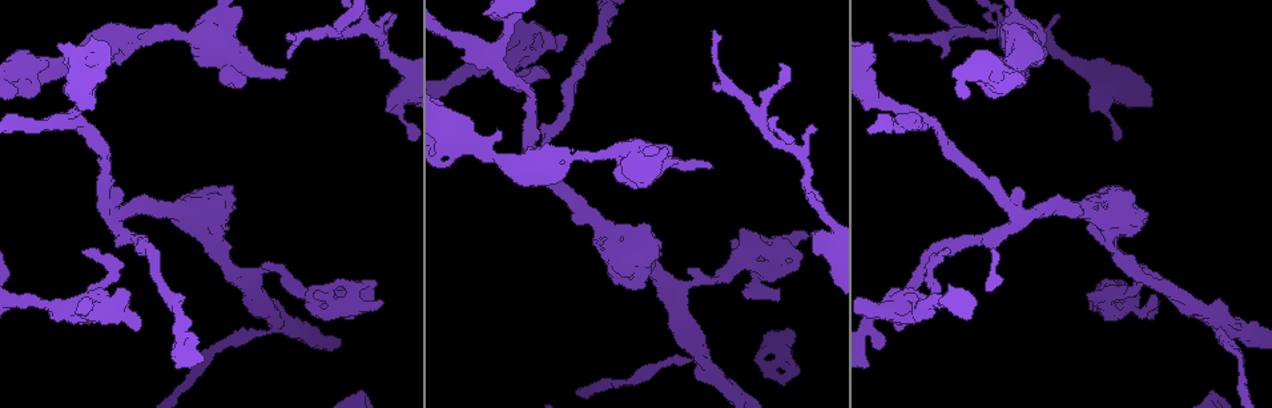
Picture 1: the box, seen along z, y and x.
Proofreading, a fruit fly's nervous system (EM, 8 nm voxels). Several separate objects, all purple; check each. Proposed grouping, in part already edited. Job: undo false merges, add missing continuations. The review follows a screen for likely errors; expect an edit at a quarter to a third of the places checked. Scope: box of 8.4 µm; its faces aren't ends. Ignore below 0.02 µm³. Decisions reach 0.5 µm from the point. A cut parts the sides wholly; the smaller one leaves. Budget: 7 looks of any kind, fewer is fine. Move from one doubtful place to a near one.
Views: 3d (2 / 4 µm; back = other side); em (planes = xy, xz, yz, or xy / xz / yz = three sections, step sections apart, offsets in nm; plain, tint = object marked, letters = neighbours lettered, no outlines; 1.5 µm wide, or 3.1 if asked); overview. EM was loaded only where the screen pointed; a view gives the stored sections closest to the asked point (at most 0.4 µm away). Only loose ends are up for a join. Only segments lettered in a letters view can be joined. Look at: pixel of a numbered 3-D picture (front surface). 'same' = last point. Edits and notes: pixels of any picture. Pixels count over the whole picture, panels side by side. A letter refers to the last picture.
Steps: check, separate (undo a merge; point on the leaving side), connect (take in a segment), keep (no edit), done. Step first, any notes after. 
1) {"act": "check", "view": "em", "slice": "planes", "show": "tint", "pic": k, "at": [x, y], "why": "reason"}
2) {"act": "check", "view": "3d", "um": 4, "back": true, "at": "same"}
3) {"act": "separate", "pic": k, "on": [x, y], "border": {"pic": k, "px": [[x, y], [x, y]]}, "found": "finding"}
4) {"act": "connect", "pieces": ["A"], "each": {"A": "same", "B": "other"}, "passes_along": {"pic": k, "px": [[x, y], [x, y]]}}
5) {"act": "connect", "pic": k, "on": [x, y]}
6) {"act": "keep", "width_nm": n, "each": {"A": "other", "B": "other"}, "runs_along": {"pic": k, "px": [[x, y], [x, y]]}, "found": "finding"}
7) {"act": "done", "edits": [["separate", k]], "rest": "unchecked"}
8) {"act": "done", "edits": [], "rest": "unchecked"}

{"act": "check", "view": "em", "slice": "xy", "step": 8, "show": "plain", "pic": 1, "at": [713, 83], "why": "thin end"}

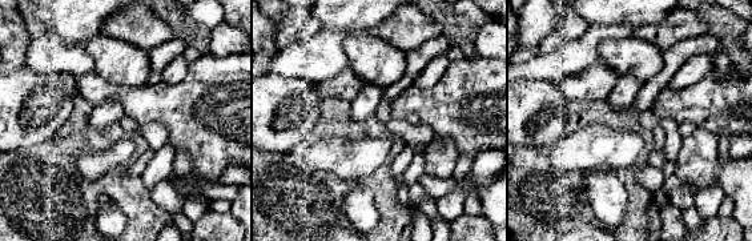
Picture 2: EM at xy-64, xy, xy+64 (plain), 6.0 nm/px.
{"act": "check", "view": "em", "slice": "xy", "step": 8, "show": "letters", "at": "same"}

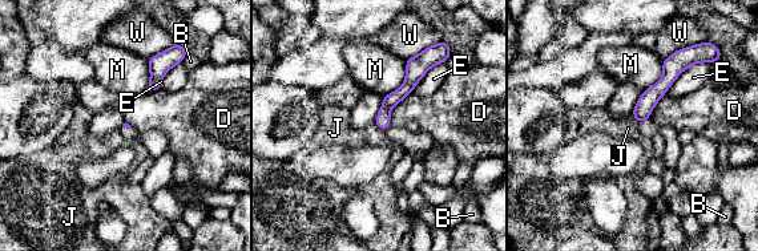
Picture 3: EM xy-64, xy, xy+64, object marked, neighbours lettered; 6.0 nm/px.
{"act": "keep", "each": {"B": "other", "D": "other", "E": "other", "J": "other", "M": "other", "W": "other"}, "border": {"pic": 3, "px": [[412, 90], [391, 109], [390, 124]]}, "found": "no lettered segment goes on from it"}

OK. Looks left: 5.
{"act": "check", "view": "em", "slice": "xy", "step": 8, "show": "letters", "pic": 1, "at": [1032, 66], "why": "branch stops here"}

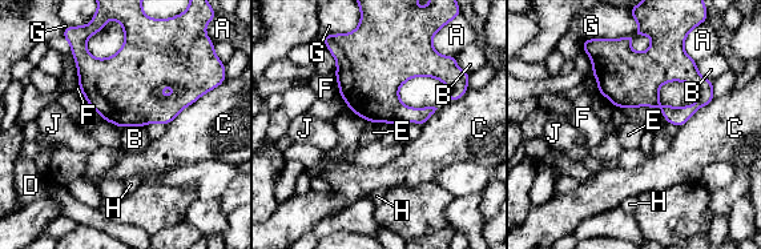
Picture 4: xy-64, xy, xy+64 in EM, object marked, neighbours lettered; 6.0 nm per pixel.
{"act": "check", "view": "em", "slice": "planes", "show": "letters", "at": "same"}

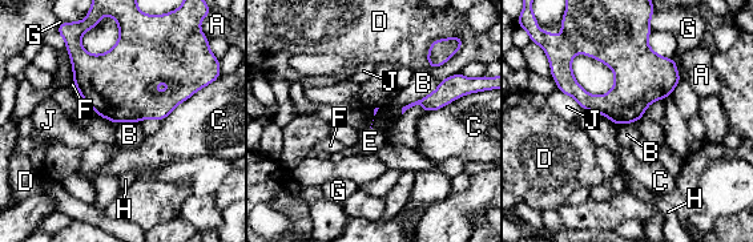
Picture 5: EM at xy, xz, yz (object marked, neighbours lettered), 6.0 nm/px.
{"act": "keep", "each": {"A": "other", "B": "other", "C": "other", "D": "other", "E": "other", "F": "other", "G": "other", "H": "other", "J": "other"}, "border": {"pic": 5, "px": [[439, 83], [401, 113]]}, "found": "none of them fits"}

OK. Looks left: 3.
{"act": "check", "view": "em", "slice": "planes", "show": "letters", "pic": 1, "at": [502, 66], "why": "a fork"}

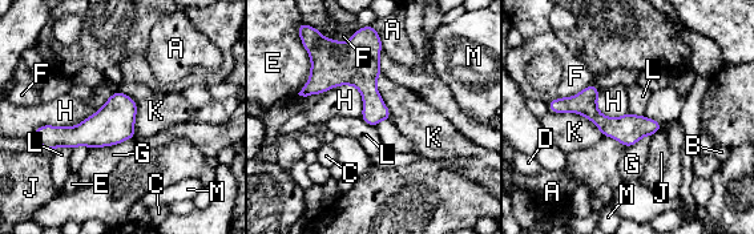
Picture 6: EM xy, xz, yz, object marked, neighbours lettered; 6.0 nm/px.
{"act": "keep", "each": {"A": "other", "B": "other", "C": "other", "D": "other", "E": "other", "F": "other", "G": "other", "H": "other", "J": "other", "K": "other", "L": "other", "M": "other"}, "runs_along": {"pic": 6, "px": [[555, 104], [657, 125]]}, "found": "continuous, no second neuron"}

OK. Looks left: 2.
{"act": "done", "edits": [], "rest": "unchecked"}

